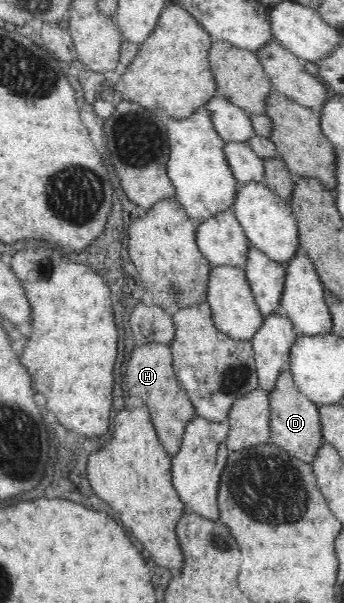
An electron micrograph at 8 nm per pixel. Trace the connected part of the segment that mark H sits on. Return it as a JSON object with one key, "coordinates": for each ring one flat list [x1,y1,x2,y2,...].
{"coordinates":[[148,340,139,342,132,352,123,385,127,394,137,396,148,408,150,421,153,422,159,441,166,452,173,456,181,447,185,425,196,415,195,408,176,376,169,345,161,341]]}

